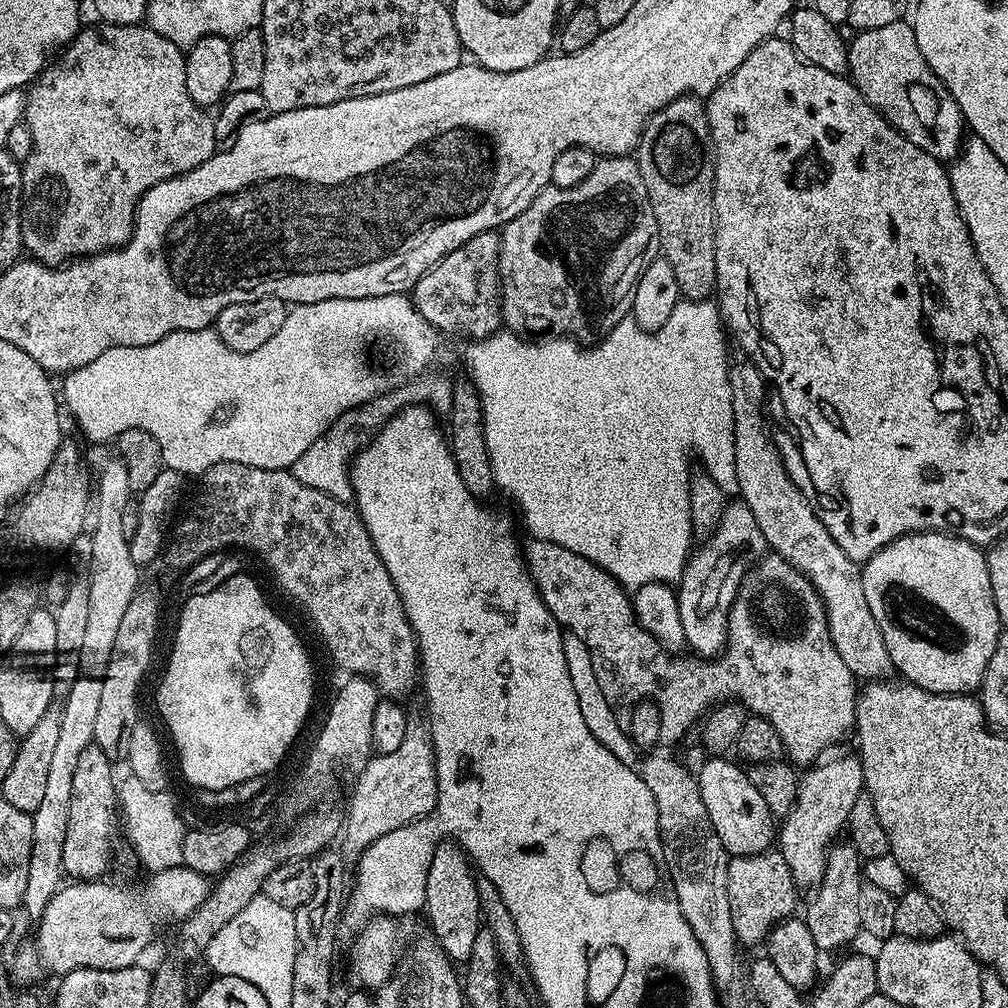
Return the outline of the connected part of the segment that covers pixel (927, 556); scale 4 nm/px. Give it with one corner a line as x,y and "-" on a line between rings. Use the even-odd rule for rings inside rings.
921,530
909,532
906,536
899,536
891,540
886,547
879,549
866,561
863,561
862,586
866,590
866,602
870,605
870,614
874,614
874,622
878,622
878,630
882,630
882,642
886,642
886,650
892,659
893,669
901,672
903,679
917,688
925,688
927,692
946,692
949,694
972,694
980,687
986,674
986,666
994,654
994,646
998,642
1002,625
998,606
994,602
994,590
990,586
990,570
987,555
977,545
955,534
937,532
935,530

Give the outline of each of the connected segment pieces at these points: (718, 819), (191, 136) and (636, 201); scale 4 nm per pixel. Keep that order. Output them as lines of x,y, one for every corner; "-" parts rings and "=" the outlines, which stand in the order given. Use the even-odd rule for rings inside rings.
708,758
698,771
702,802
706,806
706,814
710,814
710,826
714,826
714,834
718,834
718,842
727,850
729,857
749,856
759,852
767,852
773,847
778,836
777,817
770,814
770,806
758,794
758,786
750,782
747,771
739,763
731,764
728,758
=
97,23
97,28
81,27
75,38
59,53
60,61
56,65
45,67
36,77
24,101
24,119
22,124
28,128
33,139
29,157
22,161
20,173
20,243
23,251
31,259
40,261
45,266
59,266
77,258
94,256
97,252
107,252
123,248
132,237
132,227
136,224
136,207
140,199
158,182
166,182
175,176
184,176
190,170
202,166
218,149
214,138
214,120
205,109
199,108
190,94
186,94
185,53
174,42
162,38
145,26
139,24
106,24
=
631,155
606,156
597,159
594,170
576,188
547,187
541,190
526,206
526,210
519,212
500,232
500,294
502,297
502,312
505,317
524,316
524,324
532,334
551,334
556,338
571,338
581,345
592,346
604,339
614,326
629,319
634,302
634,289
644,273
644,266
649,259
652,244
657,243
660,231
654,214
654,206
650,202
650,194
646,190
646,182
642,178
639,163

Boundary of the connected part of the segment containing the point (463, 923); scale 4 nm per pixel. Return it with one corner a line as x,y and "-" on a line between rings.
437,843
432,851
432,860
428,864
426,882
422,885
423,911
428,912
428,924
436,935
433,936
435,943
439,944
445,956
453,962
467,962
482,927
476,879
473,865
459,844

